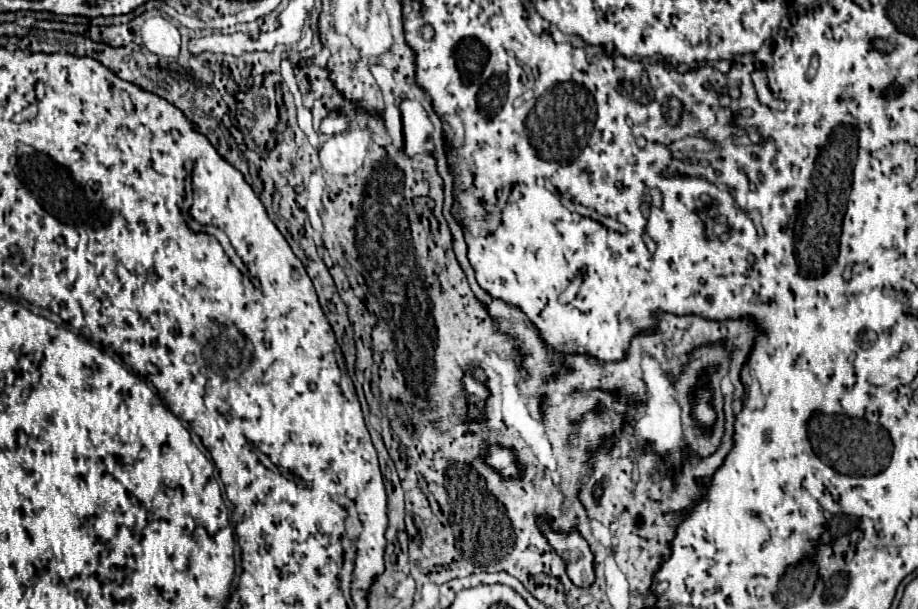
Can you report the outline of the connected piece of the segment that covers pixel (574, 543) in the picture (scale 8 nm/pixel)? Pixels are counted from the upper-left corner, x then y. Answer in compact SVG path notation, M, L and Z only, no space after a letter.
M540 515L536 519L536 525L544 539L550 543L550 547L564 559L566 573L570 581L576 587L590 587L596 581L596 569L594 569L594 553L588 545L588 541L580 535L578 529L574 531L556 531L550 525L548 515Z

